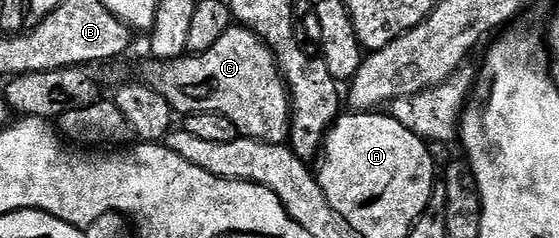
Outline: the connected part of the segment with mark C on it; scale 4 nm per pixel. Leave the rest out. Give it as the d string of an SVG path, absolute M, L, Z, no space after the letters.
M231 24L228 32L208 48L203 54L190 54L173 60L149 60L142 66L141 81L152 87L173 108L175 115L185 116L200 112L216 112L228 116L236 124L239 135L255 138L261 142L271 142L277 146L287 141L290 133L290 93L274 59L274 53L244 26Z

